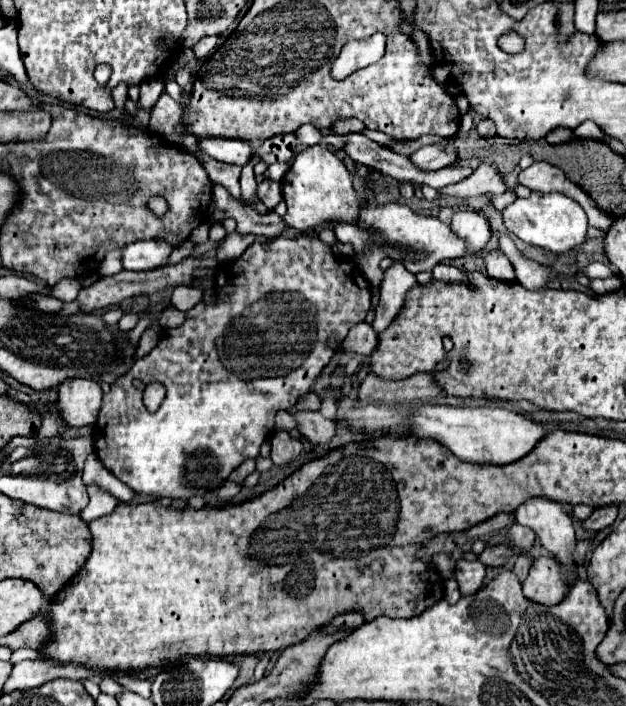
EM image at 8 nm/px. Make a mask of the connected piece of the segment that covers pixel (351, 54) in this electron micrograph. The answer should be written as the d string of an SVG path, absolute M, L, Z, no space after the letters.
M376 33L370 39L346 43L346 47L342 47L336 63L332 65L332 77L342 81L348 75L352 75L354 71L376 63L384 55L384 45L386 45L386 37L382 33Z

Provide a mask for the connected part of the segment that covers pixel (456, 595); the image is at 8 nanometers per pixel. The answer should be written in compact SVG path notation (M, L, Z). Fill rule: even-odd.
M448 579L446 581L446 591L444 591L444 599L448 601L448 603L456 603L458 599L460 599L462 595L460 595L460 589L458 589L458 583L456 583L456 579Z

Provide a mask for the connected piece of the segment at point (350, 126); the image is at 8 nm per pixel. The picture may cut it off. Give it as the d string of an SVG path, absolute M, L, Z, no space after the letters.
M338 119L332 123L332 131L338 135L346 135L346 133L360 133L362 131L362 121L358 119Z

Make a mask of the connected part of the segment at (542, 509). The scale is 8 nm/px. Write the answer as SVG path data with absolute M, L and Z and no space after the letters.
M542 497L528 499L524 505L520 505L516 509L514 517L516 517L516 523L518 525L530 527L538 535L540 543L552 553L552 557L562 567L562 573L566 575L566 579L570 579L570 585L572 585L578 579L578 575L576 575L576 563L574 563L574 557L572 557L572 551L574 551L574 545L576 545L576 537L574 537L572 519L564 511L564 505L554 503L554 501L548 501L548 499L542 499Z

